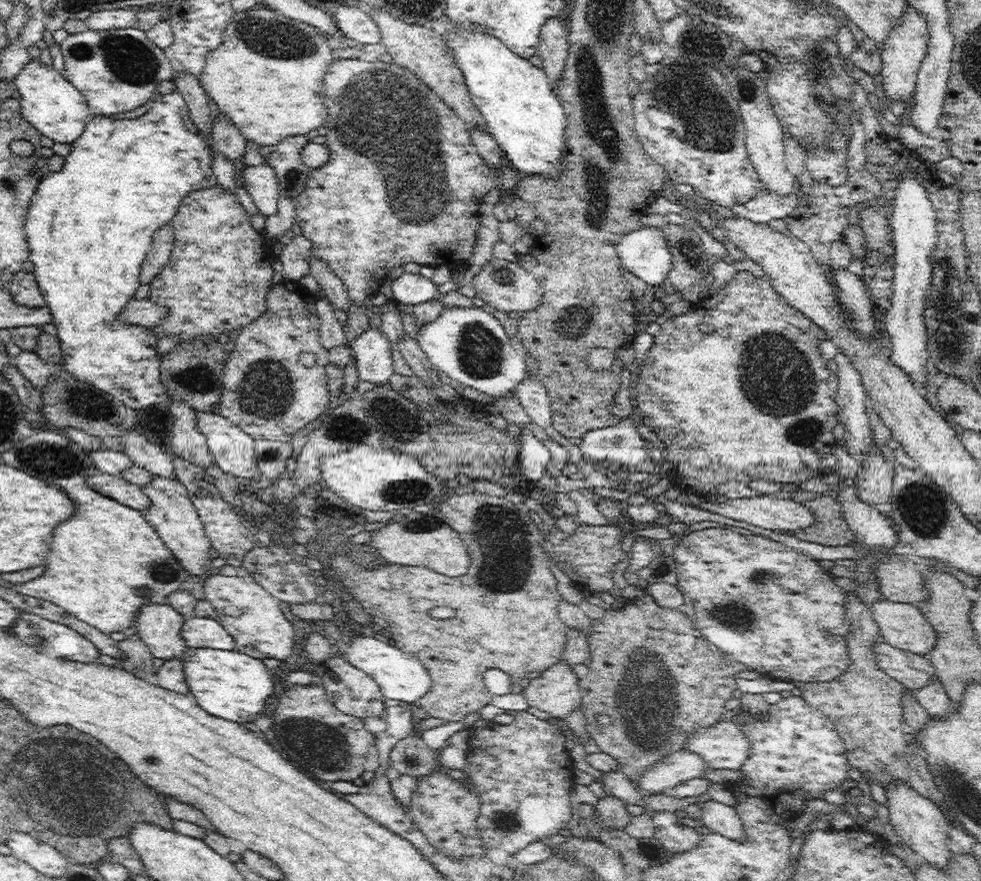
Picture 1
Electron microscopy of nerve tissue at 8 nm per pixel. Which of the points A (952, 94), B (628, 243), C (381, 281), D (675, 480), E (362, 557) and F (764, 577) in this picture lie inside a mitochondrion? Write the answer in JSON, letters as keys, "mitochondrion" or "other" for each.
{"A":"other","B":"other","C":"other","D":"other","E":"other","F":"mitochondrion"}

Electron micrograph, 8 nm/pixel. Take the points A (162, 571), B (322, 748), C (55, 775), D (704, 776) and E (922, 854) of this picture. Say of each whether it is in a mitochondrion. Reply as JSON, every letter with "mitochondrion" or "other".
{"A":"mitochondrion","B":"mitochondrion","C":"mitochondrion","D":"other","E":"other"}

